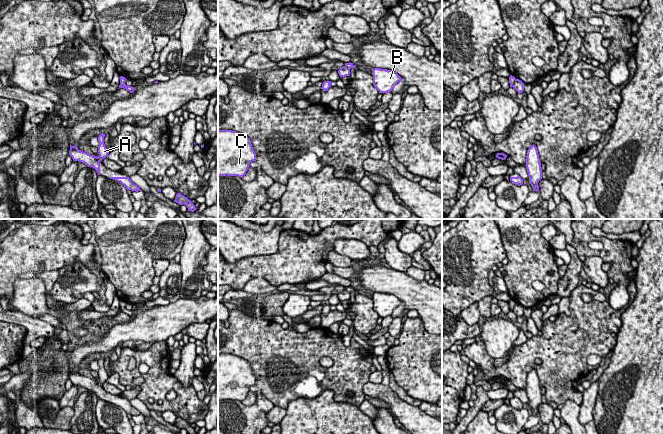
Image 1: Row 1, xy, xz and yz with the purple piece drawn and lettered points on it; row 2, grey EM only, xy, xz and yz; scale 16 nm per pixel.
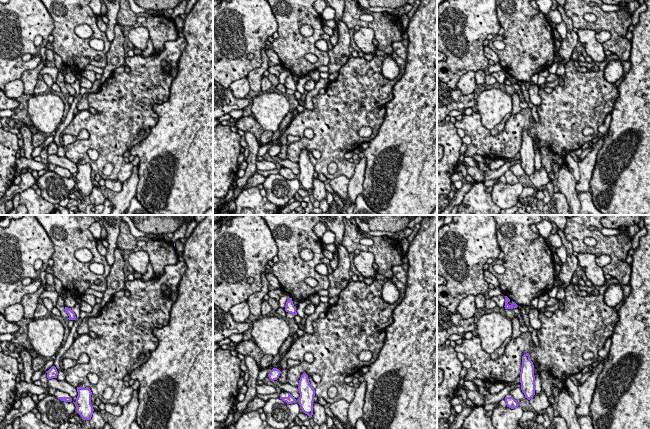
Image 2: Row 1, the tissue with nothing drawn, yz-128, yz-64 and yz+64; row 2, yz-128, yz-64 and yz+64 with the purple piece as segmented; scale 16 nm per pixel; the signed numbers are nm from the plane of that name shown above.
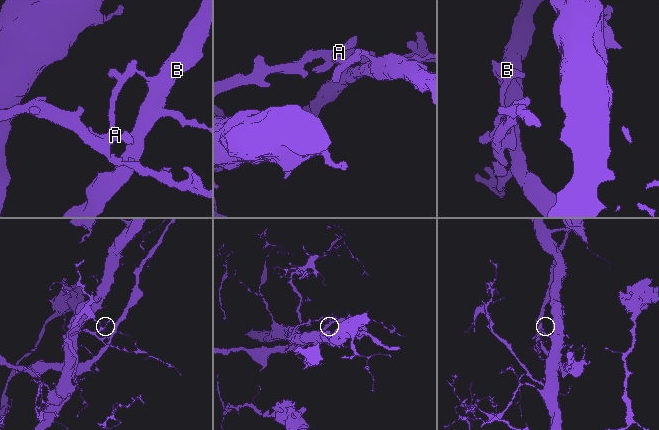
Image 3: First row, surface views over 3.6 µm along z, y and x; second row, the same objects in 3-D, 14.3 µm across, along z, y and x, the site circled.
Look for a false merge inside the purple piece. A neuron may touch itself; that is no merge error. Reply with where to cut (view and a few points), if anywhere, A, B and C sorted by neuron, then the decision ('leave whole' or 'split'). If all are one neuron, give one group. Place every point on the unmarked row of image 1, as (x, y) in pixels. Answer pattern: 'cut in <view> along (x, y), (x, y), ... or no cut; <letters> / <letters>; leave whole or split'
cut in yz along (516, 303), (512, 310); A C / B; split

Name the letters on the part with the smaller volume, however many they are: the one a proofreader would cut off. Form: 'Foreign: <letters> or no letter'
Foreign: B

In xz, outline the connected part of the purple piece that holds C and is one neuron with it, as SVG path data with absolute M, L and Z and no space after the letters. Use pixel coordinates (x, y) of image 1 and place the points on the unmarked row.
M232 354L218 355L218 401L243 401L252 385L256 385L251 364Z

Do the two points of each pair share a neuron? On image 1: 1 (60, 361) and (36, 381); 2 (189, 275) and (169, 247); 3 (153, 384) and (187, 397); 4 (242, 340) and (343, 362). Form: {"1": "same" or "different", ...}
{"1": "same", "2": "different", "3": "same", "4": "same"}

